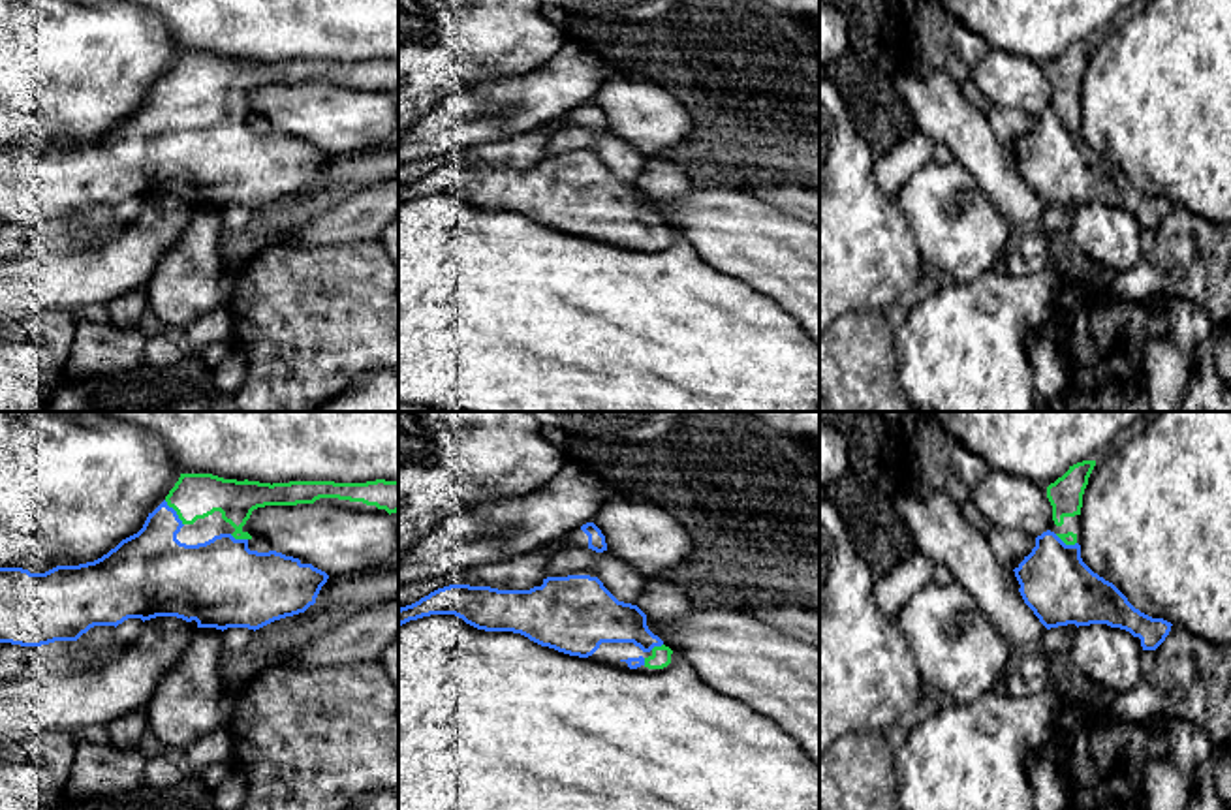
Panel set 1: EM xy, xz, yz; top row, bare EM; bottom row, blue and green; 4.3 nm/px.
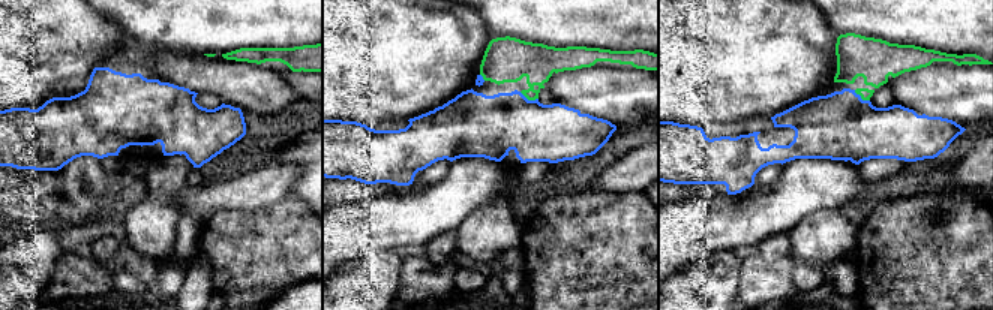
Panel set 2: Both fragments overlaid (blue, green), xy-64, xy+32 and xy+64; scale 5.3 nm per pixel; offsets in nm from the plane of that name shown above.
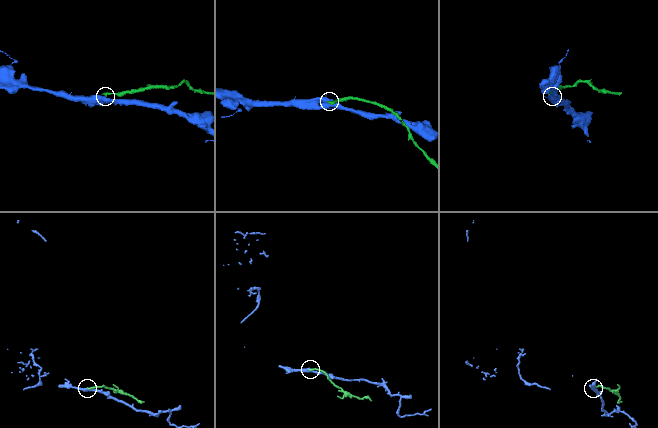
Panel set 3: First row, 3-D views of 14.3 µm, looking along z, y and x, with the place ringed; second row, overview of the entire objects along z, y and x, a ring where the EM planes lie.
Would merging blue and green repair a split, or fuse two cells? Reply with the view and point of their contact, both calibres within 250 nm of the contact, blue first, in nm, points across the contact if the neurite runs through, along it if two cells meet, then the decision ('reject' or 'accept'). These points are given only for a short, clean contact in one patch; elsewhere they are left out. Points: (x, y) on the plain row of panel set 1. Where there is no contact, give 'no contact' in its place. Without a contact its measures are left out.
meets blue in xy at (175, 93); 320 nm thick on the blue side, 190 nm on the other; runs through xy (153, 145), (158, 111), (175, 93), (194, 76); accept

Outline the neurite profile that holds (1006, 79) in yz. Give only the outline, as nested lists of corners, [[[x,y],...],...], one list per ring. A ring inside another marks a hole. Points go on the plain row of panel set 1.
[[[996,47],[970,68],[970,79],[992,107],[1021,109],[1030,117],[1047,111],[1052,100],[1047,66]]]

